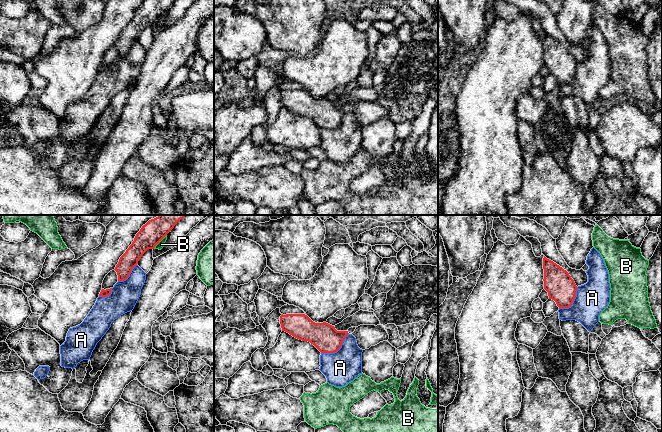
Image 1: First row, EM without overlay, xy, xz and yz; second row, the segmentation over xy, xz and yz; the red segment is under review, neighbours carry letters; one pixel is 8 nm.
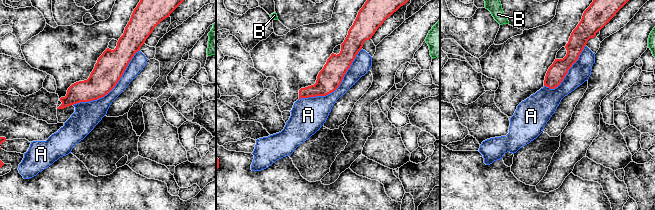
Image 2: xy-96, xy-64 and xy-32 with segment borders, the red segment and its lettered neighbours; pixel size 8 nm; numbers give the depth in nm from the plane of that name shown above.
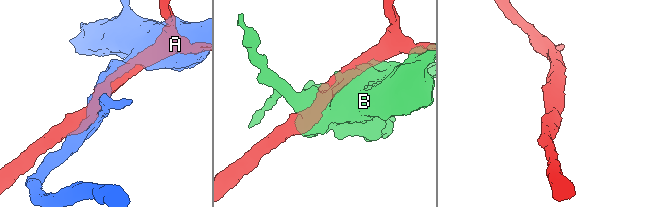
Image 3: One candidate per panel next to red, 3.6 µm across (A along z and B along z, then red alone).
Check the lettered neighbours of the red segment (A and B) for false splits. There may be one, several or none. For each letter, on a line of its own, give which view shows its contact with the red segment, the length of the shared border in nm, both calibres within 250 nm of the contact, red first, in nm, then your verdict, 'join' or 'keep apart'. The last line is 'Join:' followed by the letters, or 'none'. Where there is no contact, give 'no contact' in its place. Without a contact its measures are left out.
A: meets red in xz; contact 280 nm long; 220 nm thick on the red side, 260 nm on the other; keep apart
B: meets red in xy; contact 160 nm long; 180 nm thick on the red side, 60 nm on the other; keep apart
Join: none

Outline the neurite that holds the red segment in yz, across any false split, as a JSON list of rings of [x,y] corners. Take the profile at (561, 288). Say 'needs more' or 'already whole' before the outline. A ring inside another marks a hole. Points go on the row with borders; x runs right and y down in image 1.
already whole; [[[545,256],[543,269],[544,289],[548,292],[549,299],[554,300],[559,309],[571,307],[576,297],[577,286],[569,273]]]

